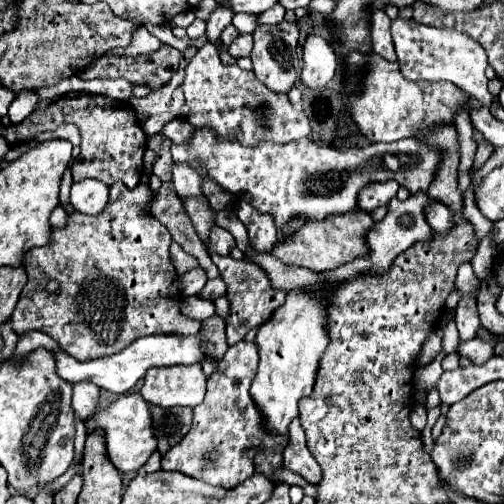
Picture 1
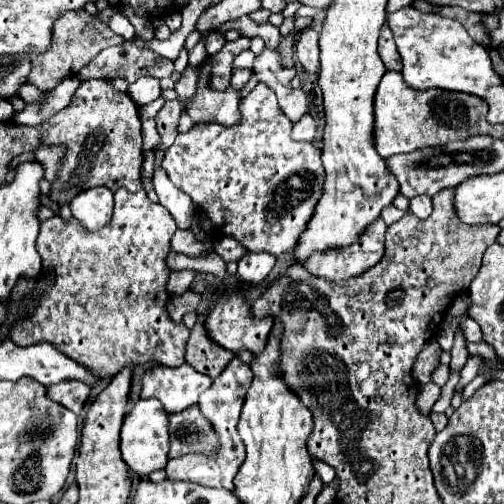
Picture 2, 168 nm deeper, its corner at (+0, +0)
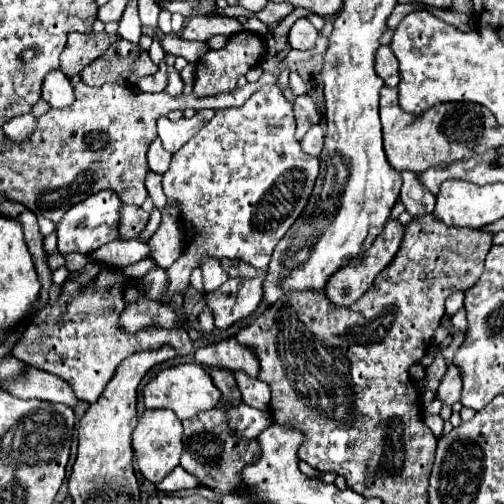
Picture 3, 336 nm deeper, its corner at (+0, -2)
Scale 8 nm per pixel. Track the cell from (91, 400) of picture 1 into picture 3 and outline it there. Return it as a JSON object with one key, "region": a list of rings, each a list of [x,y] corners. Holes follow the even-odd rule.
{"region":[[[41,369],[29,371],[29,379],[21,379],[21,383],[7,383],[3,389],[9,389],[19,399],[41,399],[63,403],[67,407],[75,407],[79,403],[67,381]]]}

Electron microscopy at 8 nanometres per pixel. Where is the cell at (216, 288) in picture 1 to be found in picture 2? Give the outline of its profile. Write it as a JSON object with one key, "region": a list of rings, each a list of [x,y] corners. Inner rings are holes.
{"region":[[[187,291],[183,295],[173,295],[169,299],[169,317],[173,317],[173,321],[181,321],[185,313],[197,311],[199,305],[201,305],[201,295],[195,291]]]}

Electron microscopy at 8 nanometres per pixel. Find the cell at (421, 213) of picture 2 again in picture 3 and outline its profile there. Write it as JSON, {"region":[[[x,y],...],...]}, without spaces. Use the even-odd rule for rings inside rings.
{"region":[[[403,171],[401,201],[405,205],[405,211],[413,217],[433,213],[435,209],[435,197],[417,181],[417,175],[413,171]]]}

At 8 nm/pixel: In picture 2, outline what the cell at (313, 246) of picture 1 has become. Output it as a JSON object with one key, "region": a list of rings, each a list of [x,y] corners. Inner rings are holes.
{"region":[[[377,219],[365,229],[355,245],[315,253],[303,263],[303,267],[315,277],[337,283],[347,281],[349,277],[357,277],[381,261],[385,251],[385,231],[385,221]]]}

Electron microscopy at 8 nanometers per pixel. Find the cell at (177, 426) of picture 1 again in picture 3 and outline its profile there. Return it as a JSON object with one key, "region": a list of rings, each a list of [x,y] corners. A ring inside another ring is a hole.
{"region":[[[217,409],[201,411],[193,419],[183,421],[181,467],[185,471],[197,475],[197,479],[201,479],[201,483],[209,489],[215,489],[223,495],[229,493],[229,491],[235,491],[241,483],[243,467],[247,463],[255,461],[257,455],[259,455],[257,441],[255,439],[241,441],[235,435],[231,435],[231,431],[225,423],[225,415],[221,415],[221,411],[217,411]]]}

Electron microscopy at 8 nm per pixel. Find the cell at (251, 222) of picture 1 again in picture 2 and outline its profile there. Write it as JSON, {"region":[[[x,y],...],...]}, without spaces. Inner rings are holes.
{"region":[[[247,253],[239,261],[237,277],[243,285],[259,285],[267,279],[275,265],[275,257],[269,253]]]}

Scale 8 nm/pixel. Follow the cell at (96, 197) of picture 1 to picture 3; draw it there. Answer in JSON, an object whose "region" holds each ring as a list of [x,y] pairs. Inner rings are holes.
{"region":[[[99,191],[89,199],[73,205],[57,225],[57,247],[59,253],[83,253],[89,255],[97,251],[101,245],[117,239],[117,219],[119,219],[121,201],[115,191]]]}

